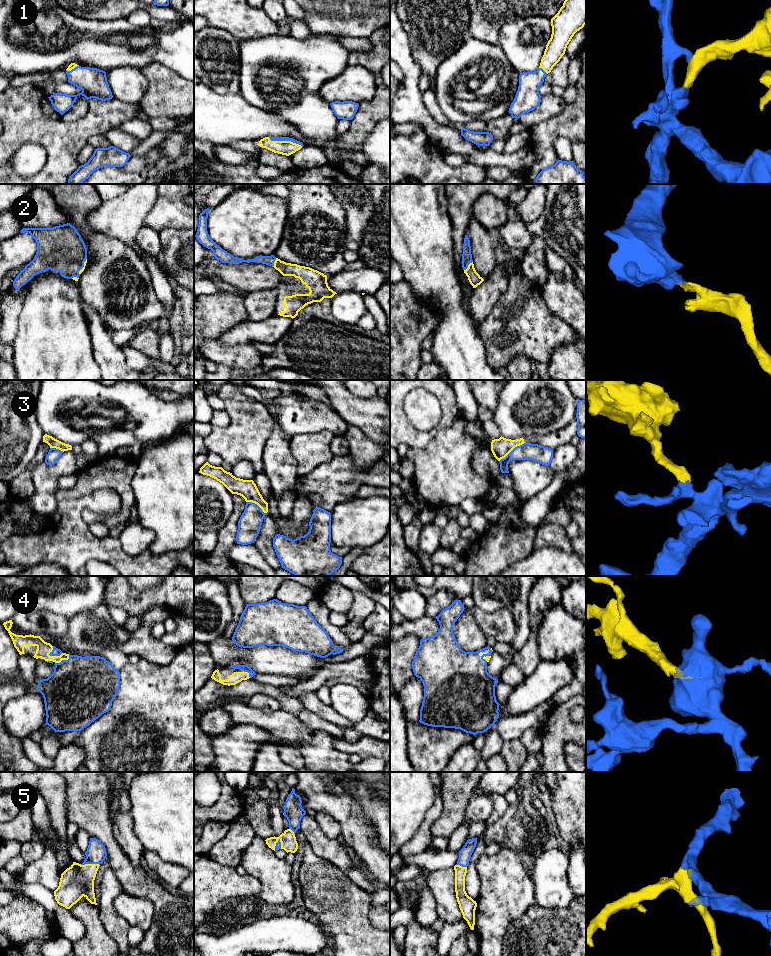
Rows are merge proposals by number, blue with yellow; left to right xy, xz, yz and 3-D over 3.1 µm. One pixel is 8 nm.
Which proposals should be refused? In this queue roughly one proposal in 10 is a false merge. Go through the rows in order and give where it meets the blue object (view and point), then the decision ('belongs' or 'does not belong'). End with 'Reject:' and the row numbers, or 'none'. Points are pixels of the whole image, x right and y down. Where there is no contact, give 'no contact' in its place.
1: meets blue in xz at (285, 140); belongs
2: meets blue in yz at (467, 266); belongs
3: meets blue in yz at (512, 450); belongs
4: meets blue in xy at (55, 655); belongs
5: meets blue in xy at (90, 863); belongs
Reject: none

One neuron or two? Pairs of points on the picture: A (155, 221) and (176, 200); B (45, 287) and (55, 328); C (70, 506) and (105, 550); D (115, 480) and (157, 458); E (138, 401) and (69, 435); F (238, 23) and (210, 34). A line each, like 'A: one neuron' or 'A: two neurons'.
A: one neuron
B: one neuron
C: one neuron
D: two neurons
E: one neuron
F: two neurons

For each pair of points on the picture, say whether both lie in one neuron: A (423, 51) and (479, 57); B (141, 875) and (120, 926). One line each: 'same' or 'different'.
A: different
B: different

